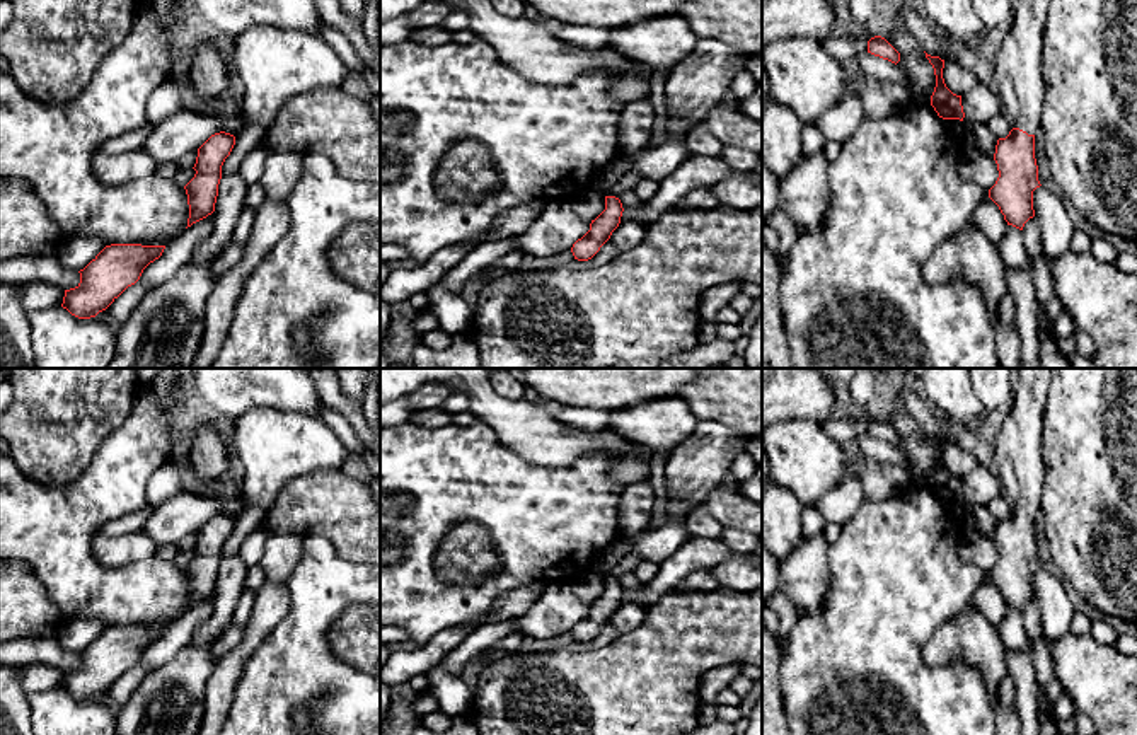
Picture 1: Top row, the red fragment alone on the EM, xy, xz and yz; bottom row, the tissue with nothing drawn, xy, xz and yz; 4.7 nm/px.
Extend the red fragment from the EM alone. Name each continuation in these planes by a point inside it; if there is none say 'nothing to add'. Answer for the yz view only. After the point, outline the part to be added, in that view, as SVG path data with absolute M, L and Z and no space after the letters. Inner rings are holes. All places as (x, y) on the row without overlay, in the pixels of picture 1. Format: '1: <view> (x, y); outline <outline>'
1: yz (1018, 452); outline M1019 368L1013 385L1011 411L1004 420L994 460L1013 510L1040 515L1045 481L1042 457L1042 418L1047 406L1052 368Z

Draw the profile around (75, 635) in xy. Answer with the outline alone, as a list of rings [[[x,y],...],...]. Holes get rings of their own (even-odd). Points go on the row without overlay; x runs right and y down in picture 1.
[[[72,619],[56,634],[60,646],[68,653],[84,651],[104,631],[104,624],[90,619]]]

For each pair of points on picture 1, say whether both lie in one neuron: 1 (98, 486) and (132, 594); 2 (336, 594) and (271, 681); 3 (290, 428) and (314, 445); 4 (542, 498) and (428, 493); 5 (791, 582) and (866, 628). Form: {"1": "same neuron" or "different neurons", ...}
{"1": "same neuron", "2": "same neuron", "3": "same neuron", "4": "same neuron", "5": "different neurons"}

